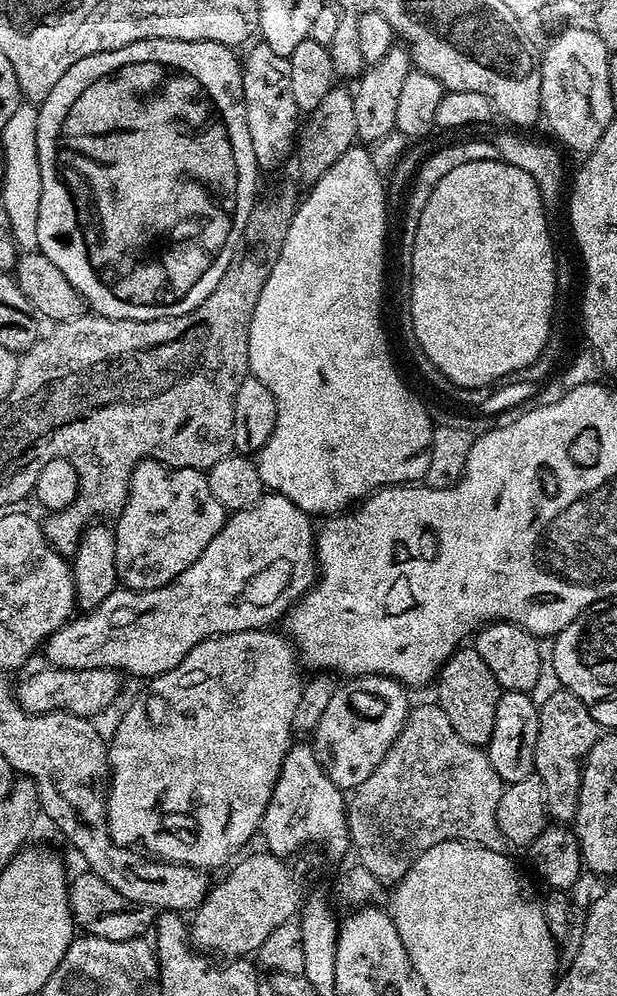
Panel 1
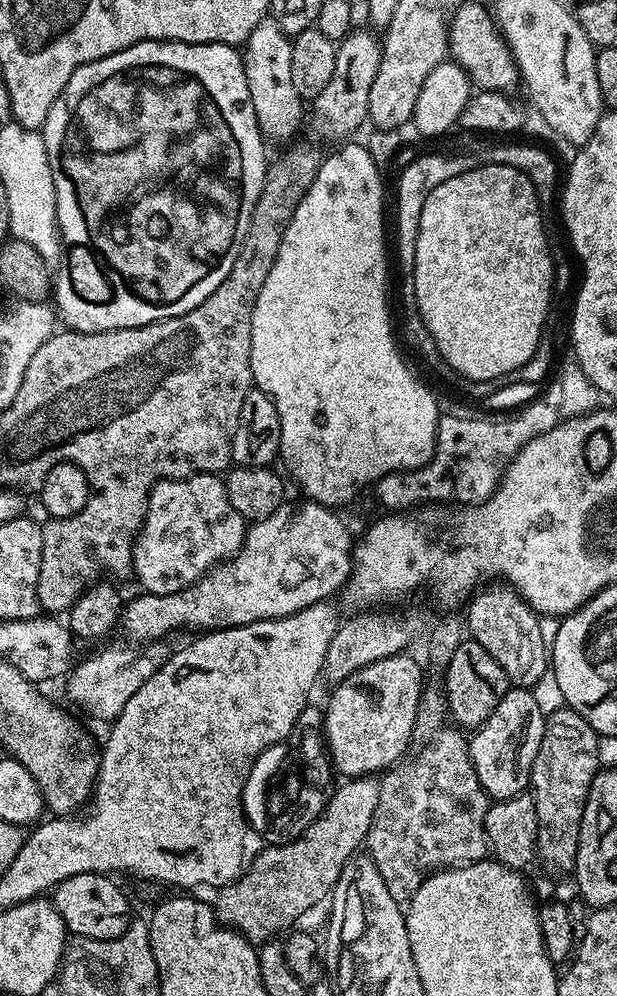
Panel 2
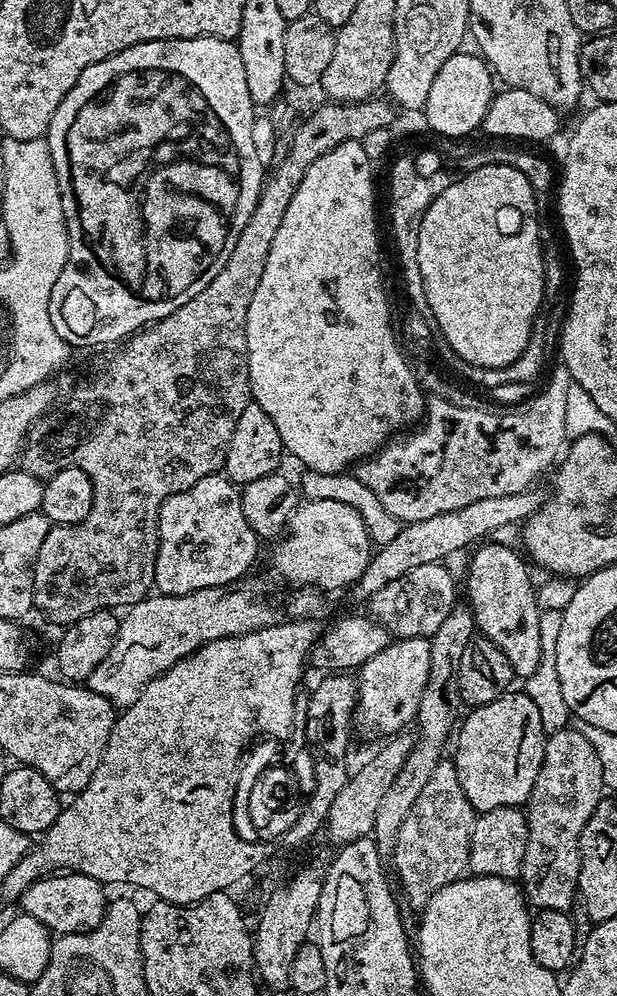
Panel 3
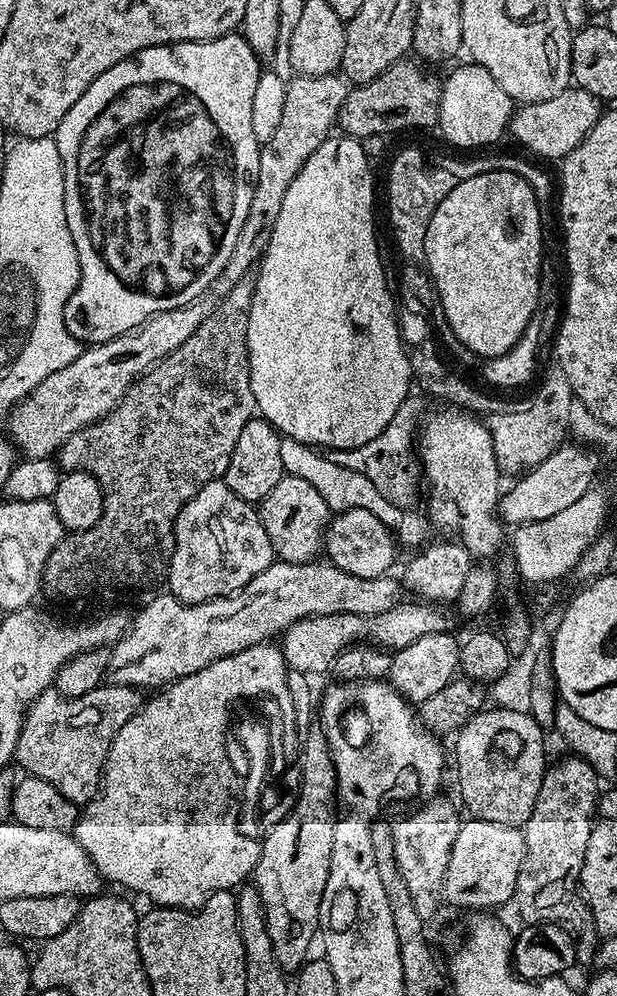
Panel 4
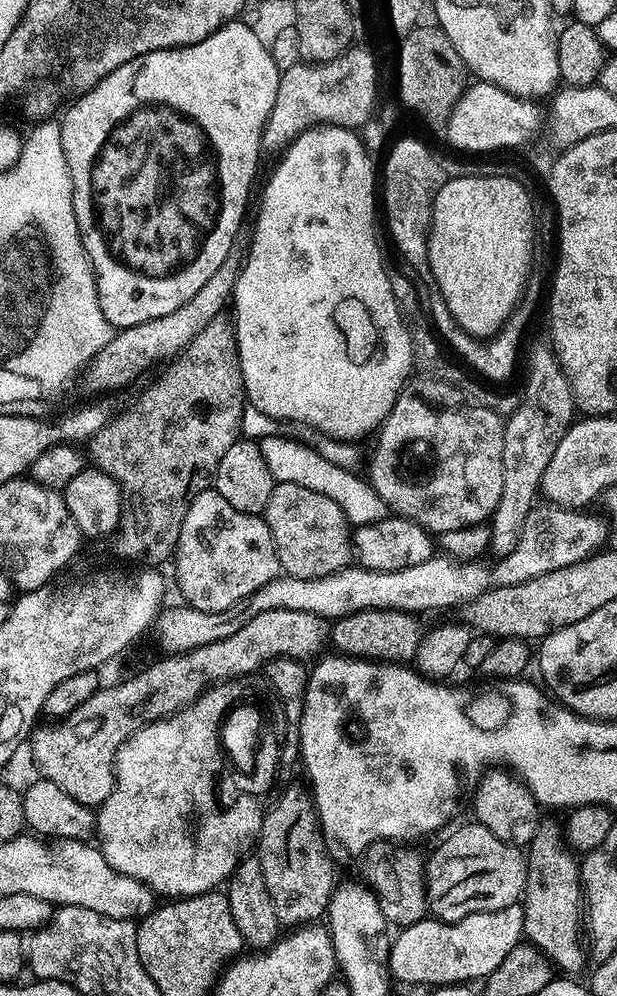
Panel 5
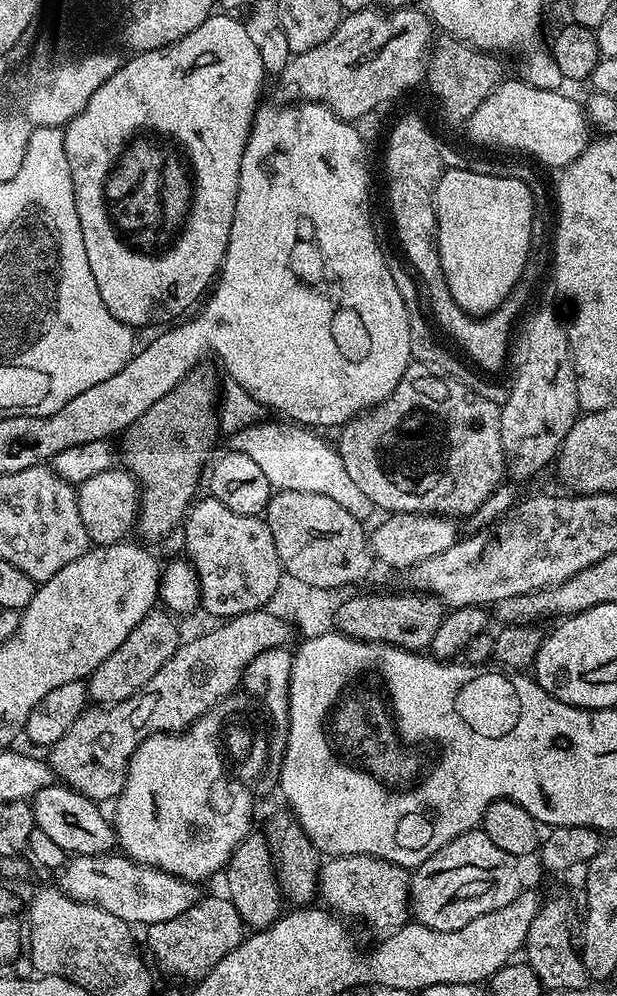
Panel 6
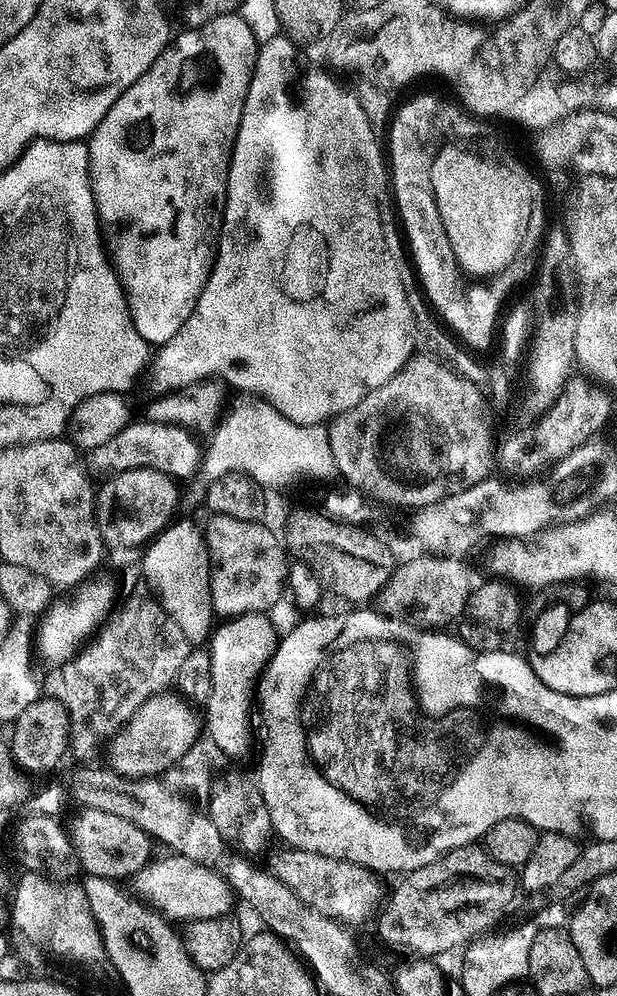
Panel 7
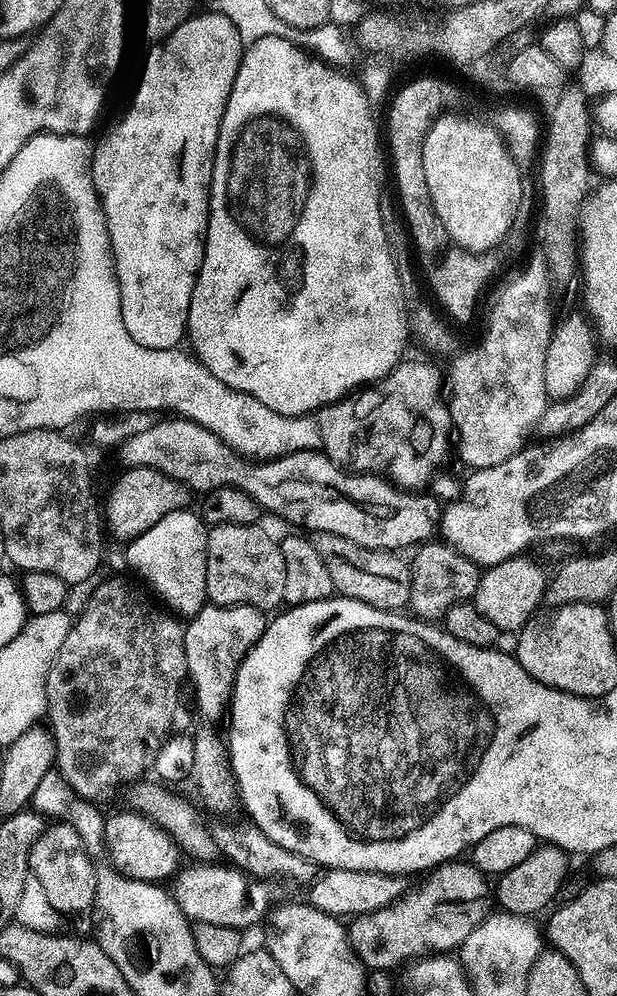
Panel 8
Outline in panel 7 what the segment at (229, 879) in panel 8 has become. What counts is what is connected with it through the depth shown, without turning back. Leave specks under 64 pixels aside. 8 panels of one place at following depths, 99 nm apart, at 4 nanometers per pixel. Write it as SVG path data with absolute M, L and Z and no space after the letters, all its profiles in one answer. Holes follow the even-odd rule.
M164 855L168 856L162 857L161 860L149 859L148 864L135 872L130 880L133 890L137 892L135 895L149 909L155 910L172 922L216 918L229 915L233 911L231 909L232 900L234 901L232 887L215 870L202 866L198 862L190 862L190 858L185 856Z

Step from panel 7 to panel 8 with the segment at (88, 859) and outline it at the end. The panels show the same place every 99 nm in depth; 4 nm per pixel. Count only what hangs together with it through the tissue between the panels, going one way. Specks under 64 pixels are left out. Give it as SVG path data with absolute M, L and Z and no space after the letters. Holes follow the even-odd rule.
M123 811L114 813L112 817L109 815L104 821L104 851L107 863L117 868L122 875L135 880L167 881L181 867L180 849L157 824L147 820L139 812Z

